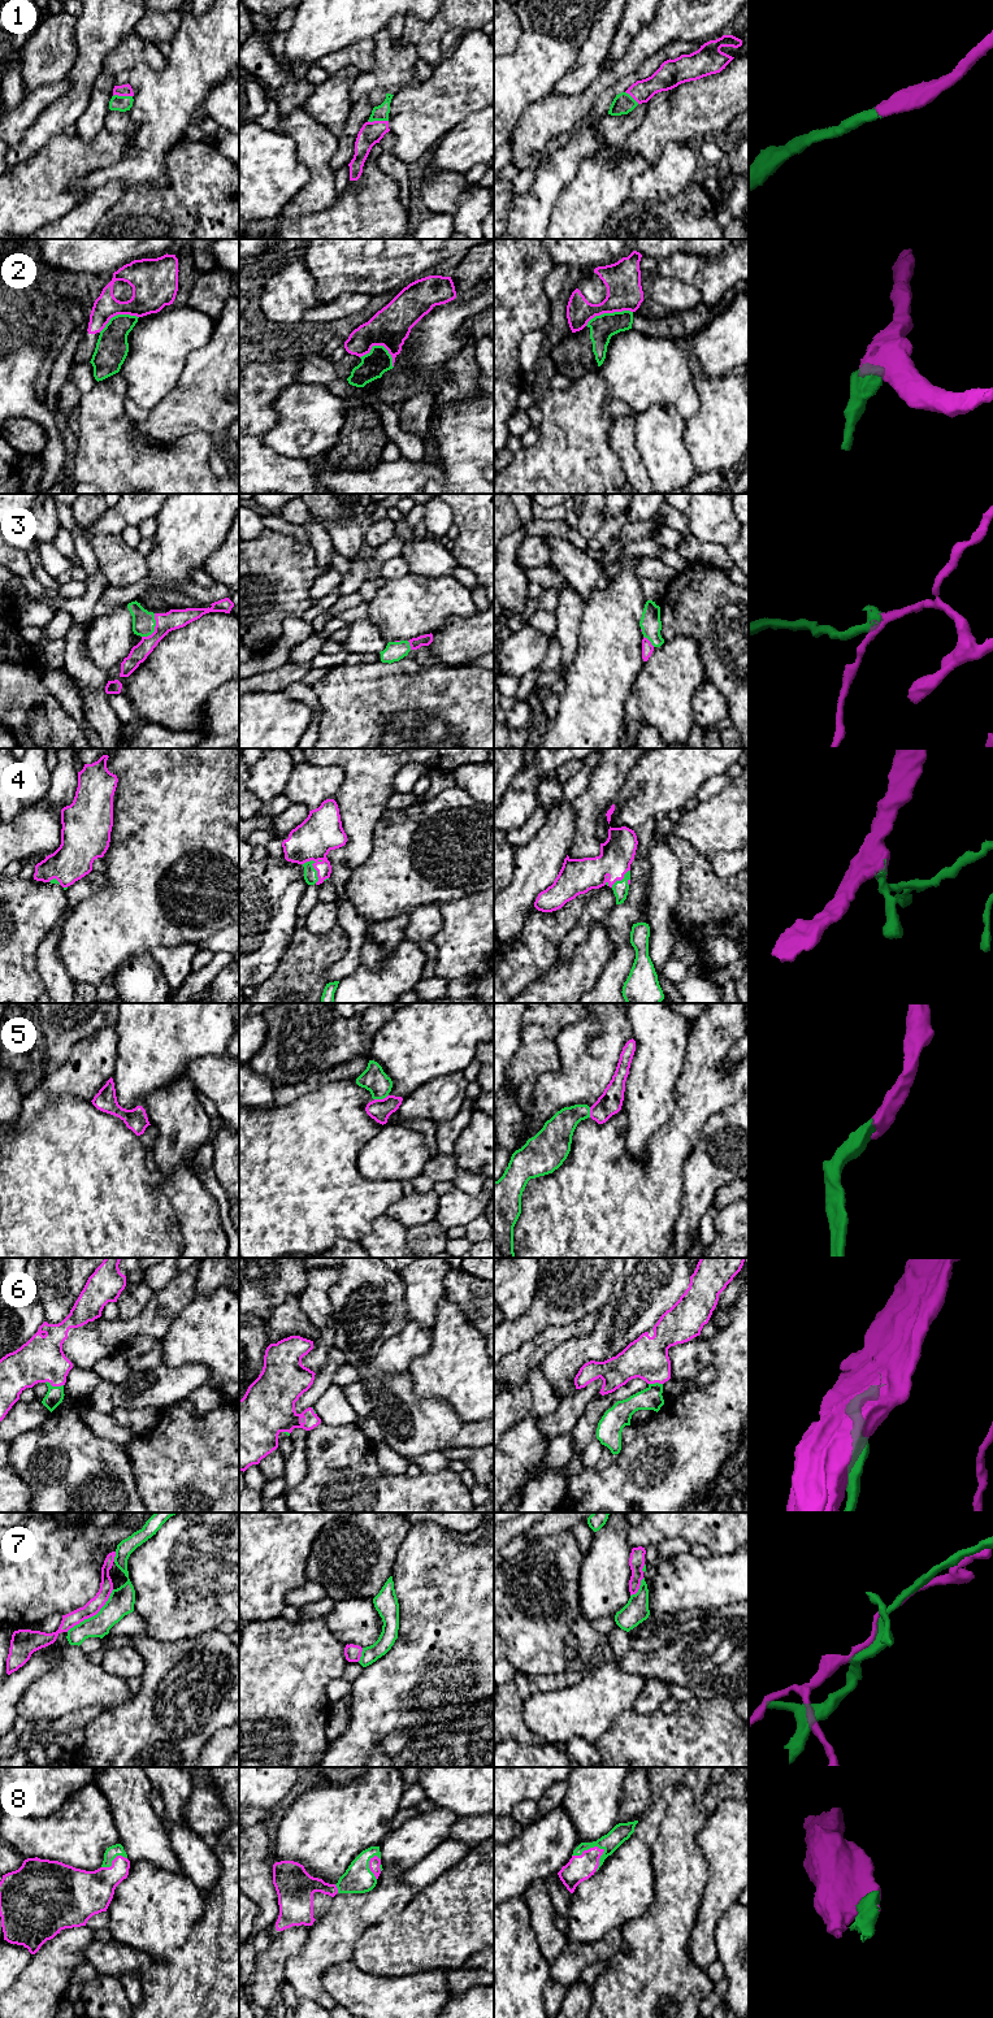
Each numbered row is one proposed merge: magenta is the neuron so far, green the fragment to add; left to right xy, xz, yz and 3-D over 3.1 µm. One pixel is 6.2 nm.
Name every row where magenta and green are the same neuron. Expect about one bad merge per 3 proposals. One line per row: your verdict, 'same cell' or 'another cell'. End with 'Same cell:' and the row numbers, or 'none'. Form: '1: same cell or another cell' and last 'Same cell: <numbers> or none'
1: same cell
2: another cell
3: same cell
4: same cell
5: same cell
6: same cell
7: another cell
8: same cell
Same cell: 1, 3, 4, 5, 6, 8

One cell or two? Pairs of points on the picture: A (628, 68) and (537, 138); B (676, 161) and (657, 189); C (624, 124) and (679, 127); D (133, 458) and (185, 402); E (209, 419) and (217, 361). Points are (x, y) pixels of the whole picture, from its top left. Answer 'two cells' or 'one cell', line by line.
A: one cell
B: one cell
C: two cells
D: two cells
E: one cell

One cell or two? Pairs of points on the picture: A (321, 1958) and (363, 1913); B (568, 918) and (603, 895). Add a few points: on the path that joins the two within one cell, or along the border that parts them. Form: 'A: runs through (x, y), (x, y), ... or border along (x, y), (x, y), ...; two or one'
A: runs through (329, 1947), (351, 1925); one
B: border along (598, 889), (585, 903), (577, 921), (566, 934); two

